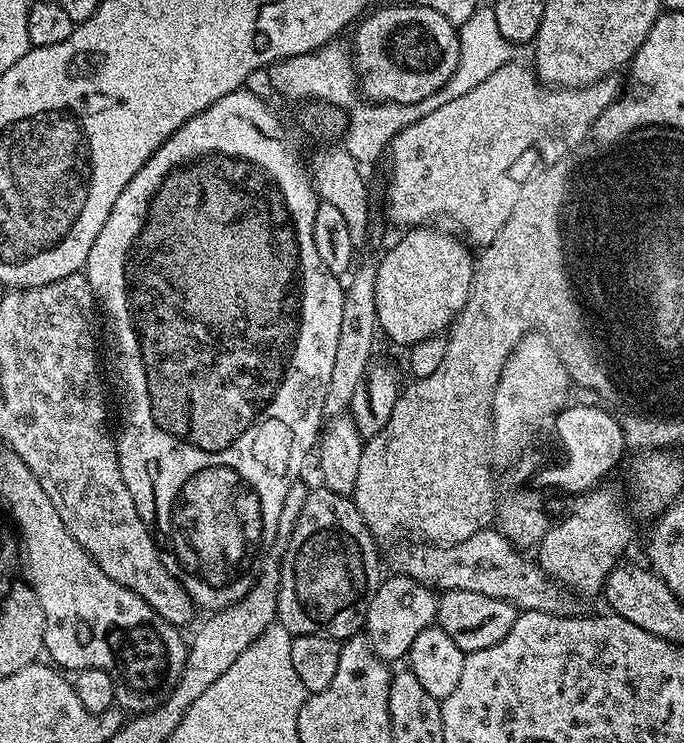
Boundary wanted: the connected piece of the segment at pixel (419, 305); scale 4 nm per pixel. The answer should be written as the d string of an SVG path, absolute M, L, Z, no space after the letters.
M421 226L405 231L401 235L404 237L388 253L385 251L380 257L374 290L376 323L379 331L383 335L385 332L396 344L411 346L431 336L441 335L463 310L470 294L474 256L468 253L469 245L451 231L439 232L436 228L439 227Z

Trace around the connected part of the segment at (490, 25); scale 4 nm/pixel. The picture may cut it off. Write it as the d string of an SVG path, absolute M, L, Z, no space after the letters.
M479 5L474 14L463 24L459 25L459 64L455 68L454 74L445 84L430 94L427 98L422 98L420 108L424 108L424 115L432 114L441 106L446 106L449 102L454 102L457 98L462 98L463 94L468 94L474 90L475 86L484 82L490 74L494 74L504 64L509 63L514 52L513 45L508 40L502 38L501 30L498 29L497 16L492 8L487 5Z

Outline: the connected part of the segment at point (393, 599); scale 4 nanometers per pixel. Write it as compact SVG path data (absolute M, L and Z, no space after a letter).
M393 574L389 580L388 577L381 579L380 589L376 591L374 598L370 598L362 629L374 654L378 654L378 658L385 662L403 661L412 649L414 638L418 638L424 628L433 627L436 601L433 589L411 580L409 576Z

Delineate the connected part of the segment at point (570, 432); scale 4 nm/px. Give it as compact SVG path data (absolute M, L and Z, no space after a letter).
M592 406L563 408L554 418L556 432L566 452L564 466L541 467L532 478L533 487L555 490L564 494L591 491L613 467L616 468L625 453L623 430L606 411Z

